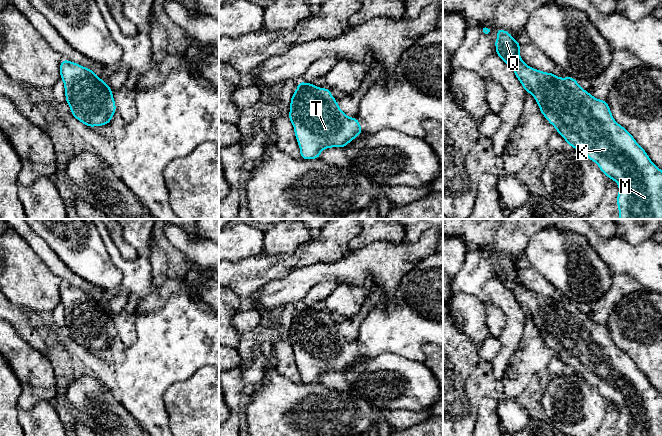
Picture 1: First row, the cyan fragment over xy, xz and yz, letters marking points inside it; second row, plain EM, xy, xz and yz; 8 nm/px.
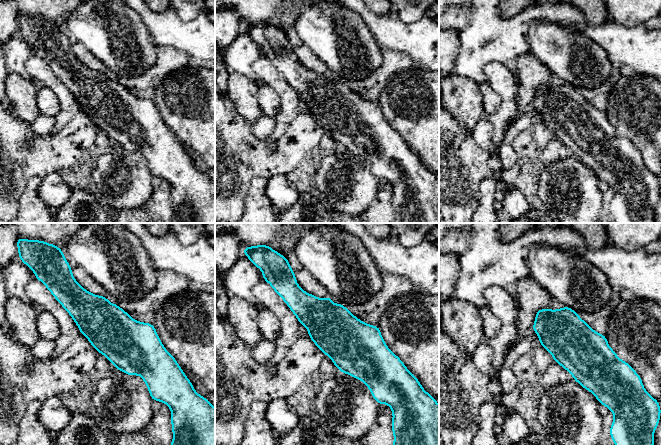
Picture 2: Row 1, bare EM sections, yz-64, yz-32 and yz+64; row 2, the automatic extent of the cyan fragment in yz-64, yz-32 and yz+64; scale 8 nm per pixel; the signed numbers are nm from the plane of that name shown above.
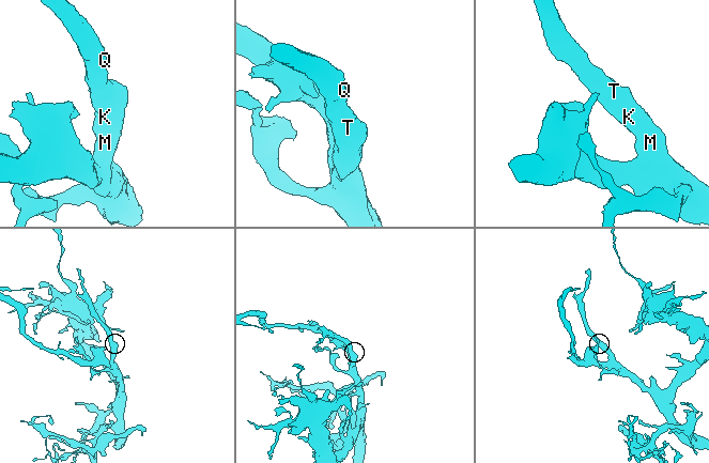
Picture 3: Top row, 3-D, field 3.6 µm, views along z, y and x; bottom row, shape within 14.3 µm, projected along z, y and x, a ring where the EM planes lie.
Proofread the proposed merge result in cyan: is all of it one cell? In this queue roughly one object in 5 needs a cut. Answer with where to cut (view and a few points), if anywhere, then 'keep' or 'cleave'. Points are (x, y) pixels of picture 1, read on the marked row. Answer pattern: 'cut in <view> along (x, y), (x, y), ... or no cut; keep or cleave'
no cut; keep

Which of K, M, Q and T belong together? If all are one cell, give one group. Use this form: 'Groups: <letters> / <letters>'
Groups: K M Q T

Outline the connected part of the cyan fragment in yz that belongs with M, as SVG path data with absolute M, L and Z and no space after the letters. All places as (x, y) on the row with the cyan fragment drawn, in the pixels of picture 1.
M497 29L496 33L496 54L512 68L525 92L532 94L540 113L569 146L596 162L602 173L618 184L619 219L662 219L662 170L650 160L630 132L615 121L608 102L592 96L575 78L556 77L556 72L547 73L526 65L520 57L519 42L503 29Z

